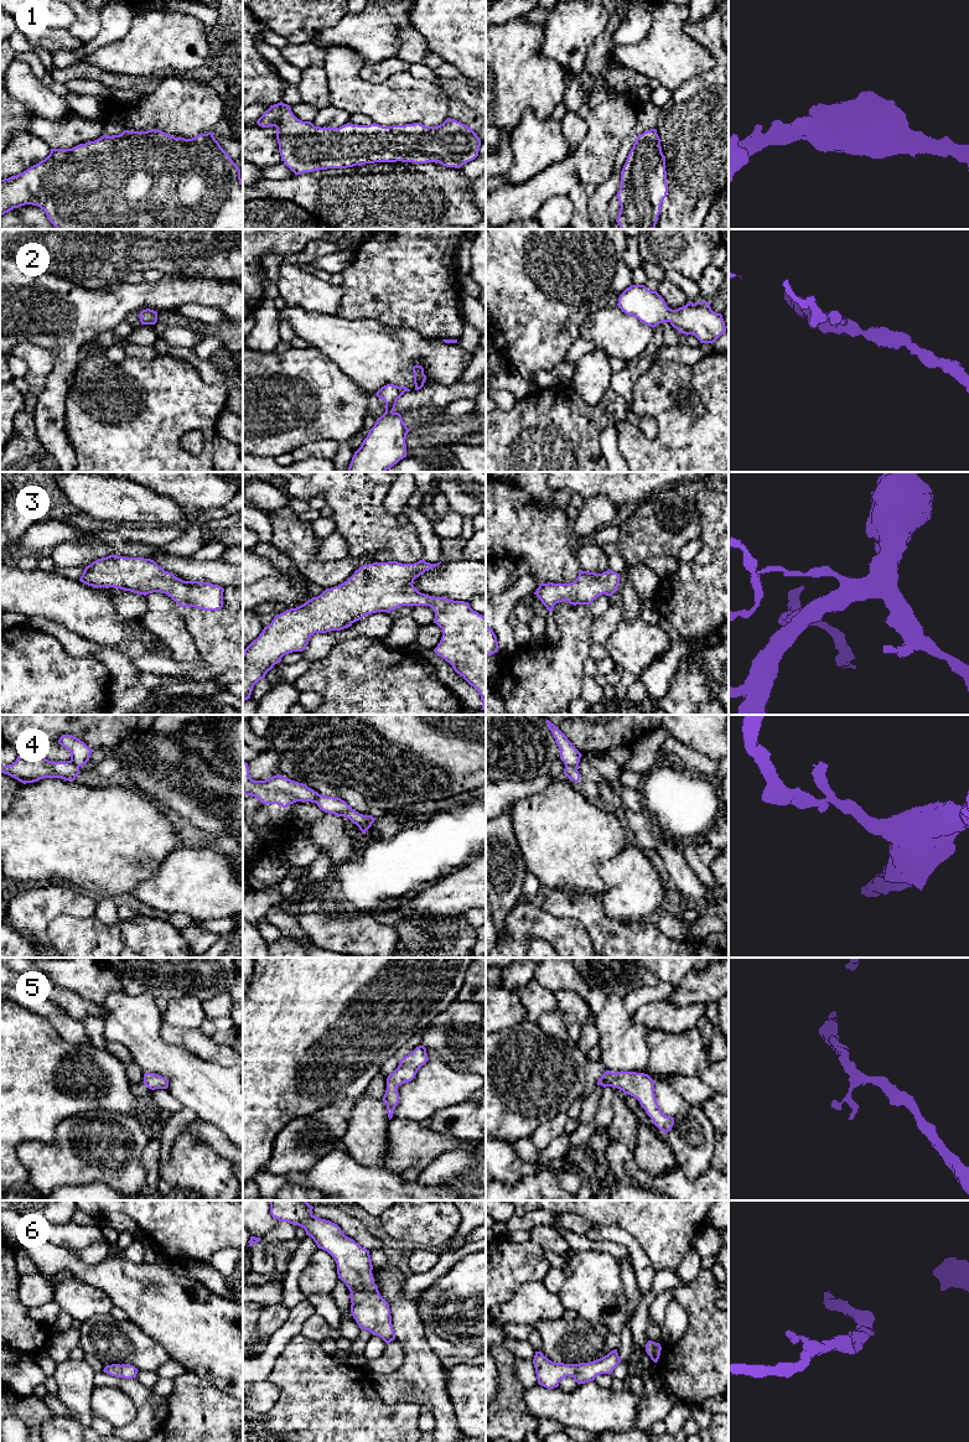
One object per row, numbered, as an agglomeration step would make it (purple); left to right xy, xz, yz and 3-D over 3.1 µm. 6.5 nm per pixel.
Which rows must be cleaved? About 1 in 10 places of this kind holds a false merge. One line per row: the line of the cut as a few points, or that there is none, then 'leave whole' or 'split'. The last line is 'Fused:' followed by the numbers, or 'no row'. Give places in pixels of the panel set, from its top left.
1: cut none; leave whole
2: cut none; leave whole
3: cut none; leave whole
4: cut yz (565, 764), (576, 768); split
5: cut none; leave whole
6: cut none; leave whole
Fused: 4

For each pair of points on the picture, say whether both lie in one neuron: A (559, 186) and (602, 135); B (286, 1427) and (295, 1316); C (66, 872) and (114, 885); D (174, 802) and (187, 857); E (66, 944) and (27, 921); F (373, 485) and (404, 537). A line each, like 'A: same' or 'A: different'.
A: same
B: different
C: same
D: different
E: different
F: same

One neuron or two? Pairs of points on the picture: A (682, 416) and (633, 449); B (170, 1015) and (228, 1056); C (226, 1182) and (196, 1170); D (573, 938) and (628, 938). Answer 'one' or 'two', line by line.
A: one
B: two
C: one
D: two

